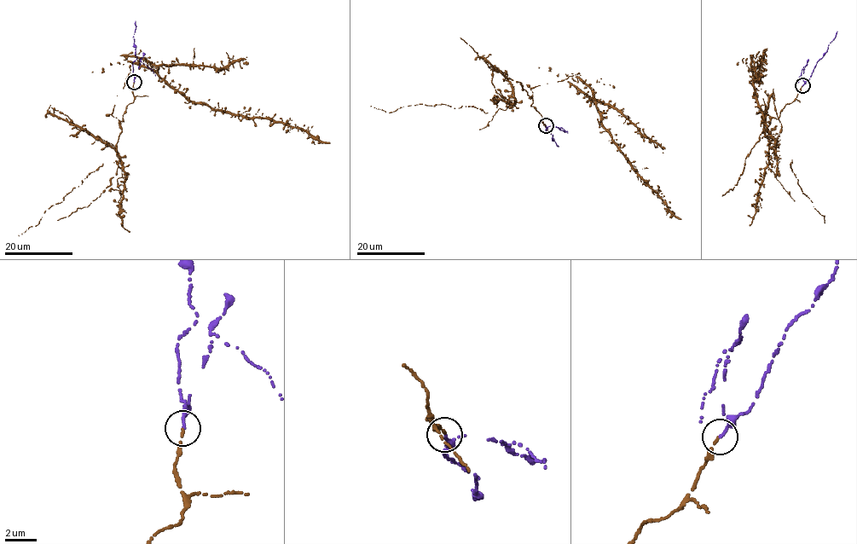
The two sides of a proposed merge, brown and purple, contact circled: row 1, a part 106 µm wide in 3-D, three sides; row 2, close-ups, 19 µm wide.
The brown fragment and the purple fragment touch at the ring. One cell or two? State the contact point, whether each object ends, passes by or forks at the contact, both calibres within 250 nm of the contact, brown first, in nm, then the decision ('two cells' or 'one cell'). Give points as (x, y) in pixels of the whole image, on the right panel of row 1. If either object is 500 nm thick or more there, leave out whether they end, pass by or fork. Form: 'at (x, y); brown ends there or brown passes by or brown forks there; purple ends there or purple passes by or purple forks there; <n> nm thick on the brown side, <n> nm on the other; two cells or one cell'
at (802, 85); brown ends there; purple ends there; 150 nm thick on the brown side, 200 nm on the other; one cell

